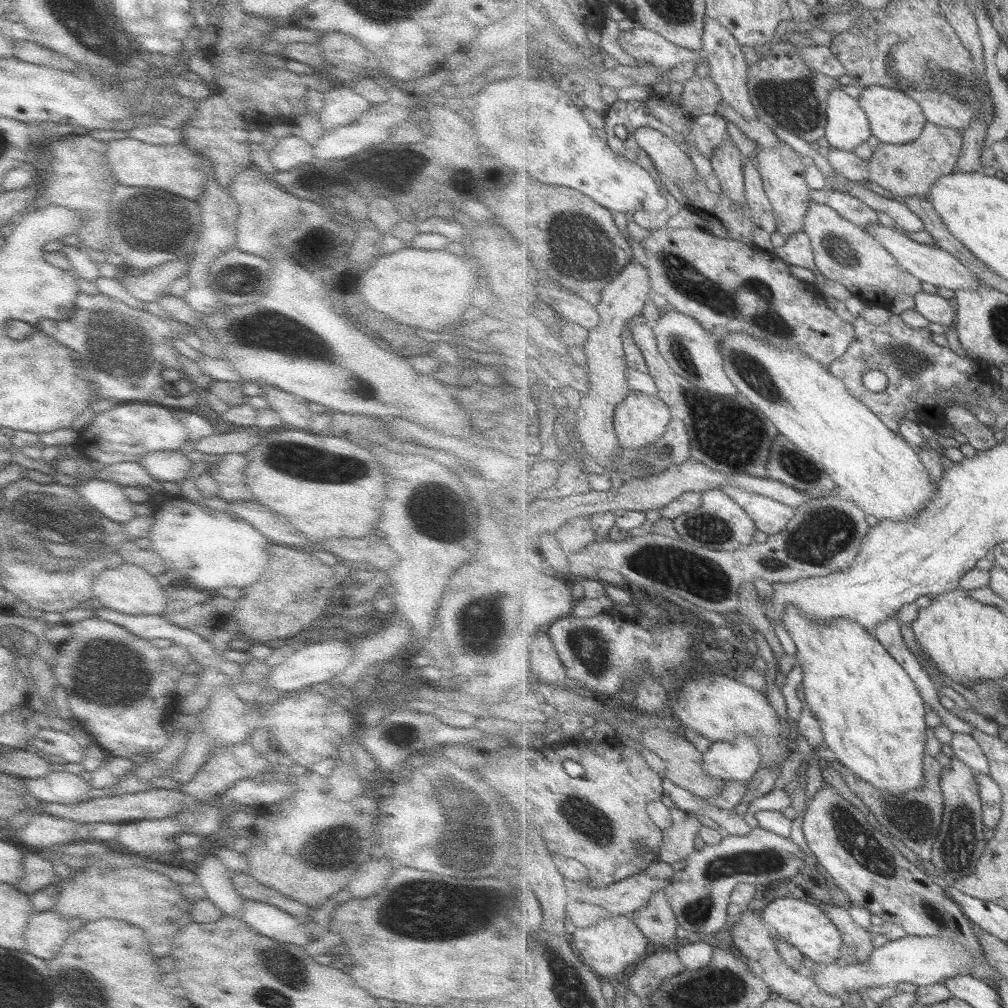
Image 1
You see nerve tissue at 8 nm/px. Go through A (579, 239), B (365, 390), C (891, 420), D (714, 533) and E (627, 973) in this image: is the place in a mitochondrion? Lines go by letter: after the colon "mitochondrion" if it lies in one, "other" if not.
A: mitochondrion
B: other
C: other
D: mitochondrion
E: other

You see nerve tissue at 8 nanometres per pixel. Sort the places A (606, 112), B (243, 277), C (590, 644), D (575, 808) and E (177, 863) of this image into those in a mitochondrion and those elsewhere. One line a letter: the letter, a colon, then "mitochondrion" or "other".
A: other
B: mitochondrion
C: mitochondrion
D: mitochondrion
E: other

